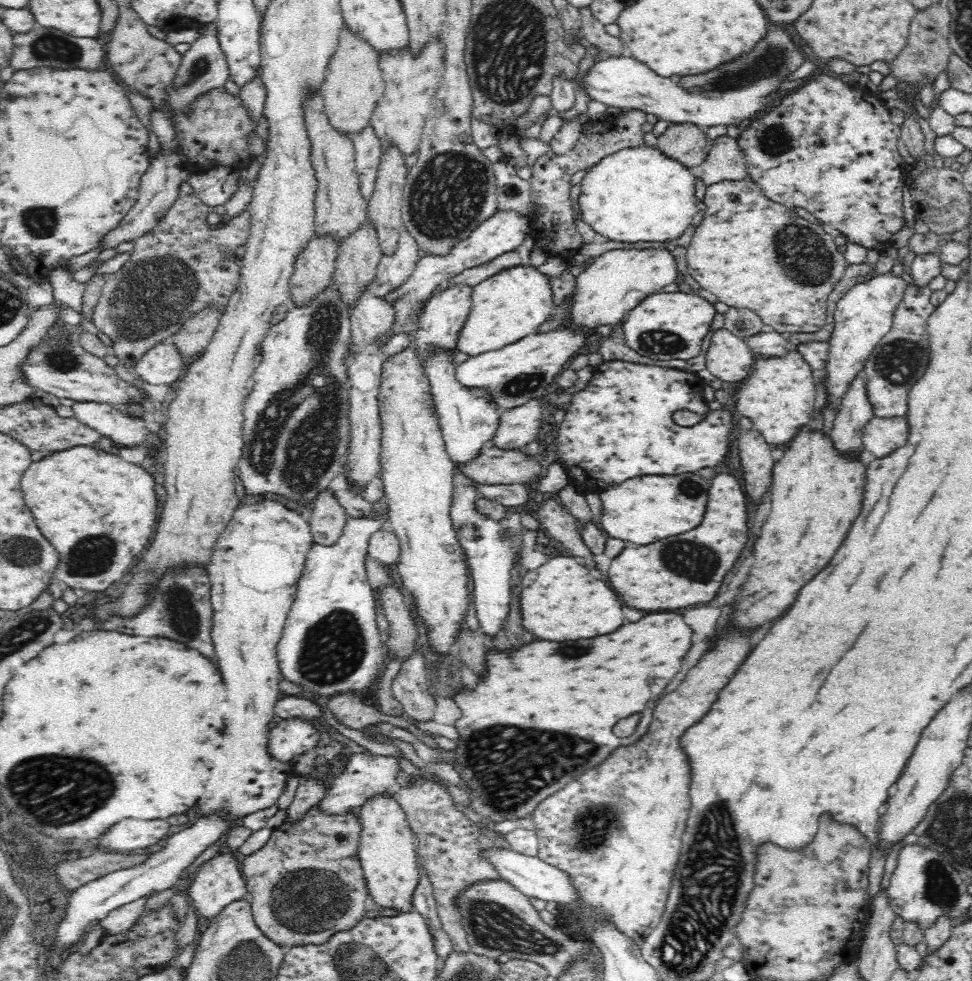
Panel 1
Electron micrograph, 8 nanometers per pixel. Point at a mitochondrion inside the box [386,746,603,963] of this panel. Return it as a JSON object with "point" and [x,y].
{"point":[494,926]}

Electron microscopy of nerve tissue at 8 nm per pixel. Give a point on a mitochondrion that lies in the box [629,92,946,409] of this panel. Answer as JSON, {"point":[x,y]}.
{"point":[787,240]}

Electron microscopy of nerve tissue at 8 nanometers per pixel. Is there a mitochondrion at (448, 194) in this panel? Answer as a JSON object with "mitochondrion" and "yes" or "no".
{"mitochondrion":"yes"}

